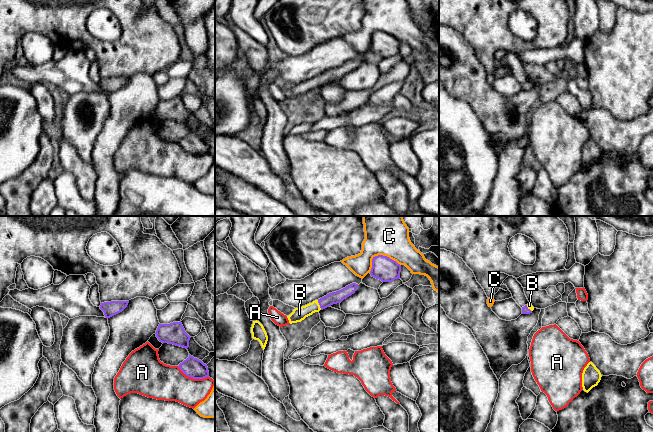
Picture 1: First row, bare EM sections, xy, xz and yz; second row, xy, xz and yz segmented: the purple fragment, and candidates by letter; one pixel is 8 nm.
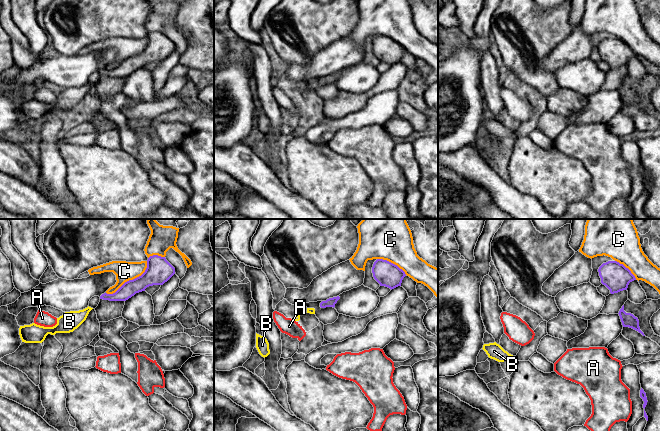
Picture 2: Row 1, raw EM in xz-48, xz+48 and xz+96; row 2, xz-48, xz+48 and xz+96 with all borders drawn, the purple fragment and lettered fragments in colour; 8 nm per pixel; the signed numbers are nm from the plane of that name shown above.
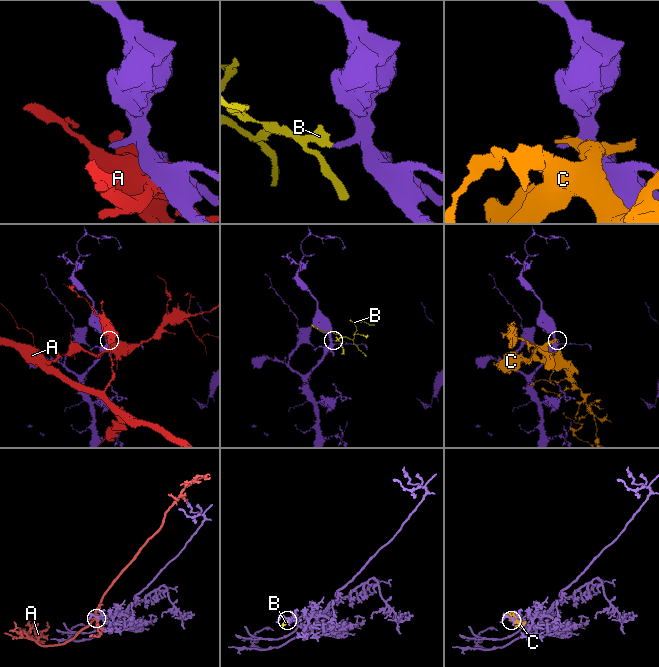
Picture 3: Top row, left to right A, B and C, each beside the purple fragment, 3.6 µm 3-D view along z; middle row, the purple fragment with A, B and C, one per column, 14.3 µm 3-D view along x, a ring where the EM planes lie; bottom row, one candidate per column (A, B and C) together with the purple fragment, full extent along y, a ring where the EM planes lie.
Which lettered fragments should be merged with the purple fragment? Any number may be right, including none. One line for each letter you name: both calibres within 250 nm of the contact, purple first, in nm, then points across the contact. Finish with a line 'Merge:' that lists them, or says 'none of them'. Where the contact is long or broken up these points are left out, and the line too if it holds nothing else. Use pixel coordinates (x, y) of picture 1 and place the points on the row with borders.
B: 100/110 nm | across xz (336, 297), (319, 304), (298, 314)
Merge: B

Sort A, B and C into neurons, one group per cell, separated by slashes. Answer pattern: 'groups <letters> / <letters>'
groups A / B / C

